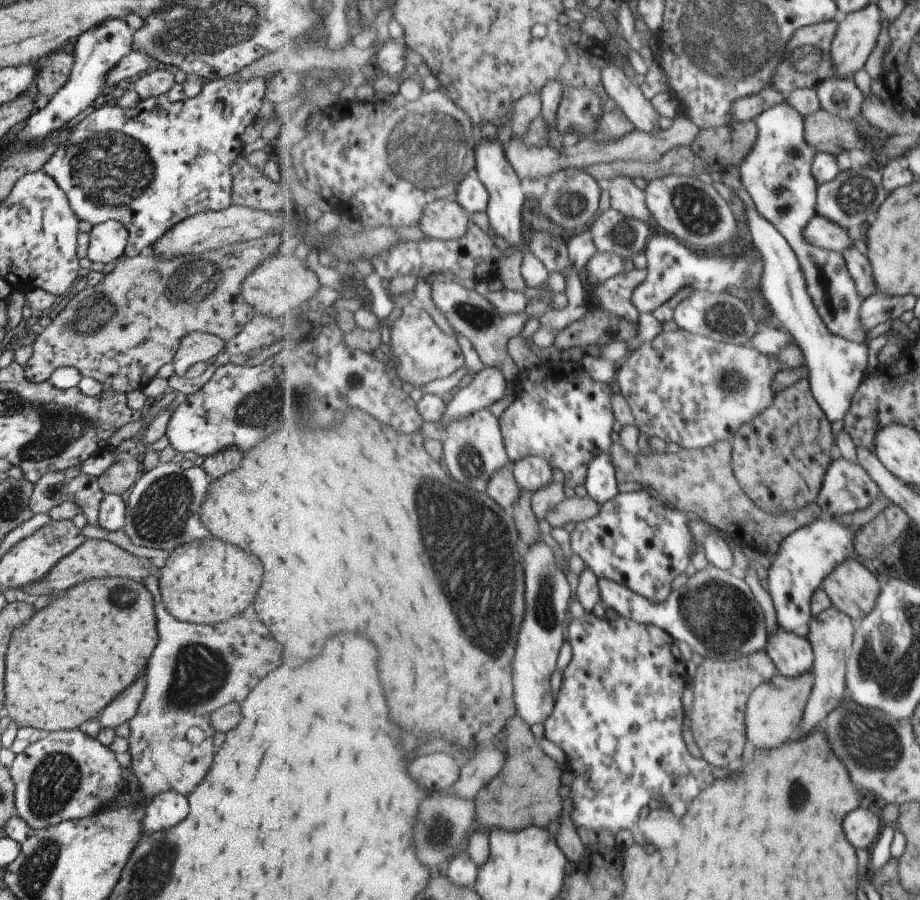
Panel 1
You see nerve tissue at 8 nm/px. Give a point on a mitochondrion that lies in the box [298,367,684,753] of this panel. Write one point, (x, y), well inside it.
(468, 555)

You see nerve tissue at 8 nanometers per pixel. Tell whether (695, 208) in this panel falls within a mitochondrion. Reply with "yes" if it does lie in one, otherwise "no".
yes

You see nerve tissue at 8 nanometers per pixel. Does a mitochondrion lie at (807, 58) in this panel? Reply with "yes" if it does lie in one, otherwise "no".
yes

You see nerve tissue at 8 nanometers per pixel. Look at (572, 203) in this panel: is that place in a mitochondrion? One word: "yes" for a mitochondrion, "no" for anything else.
yes

